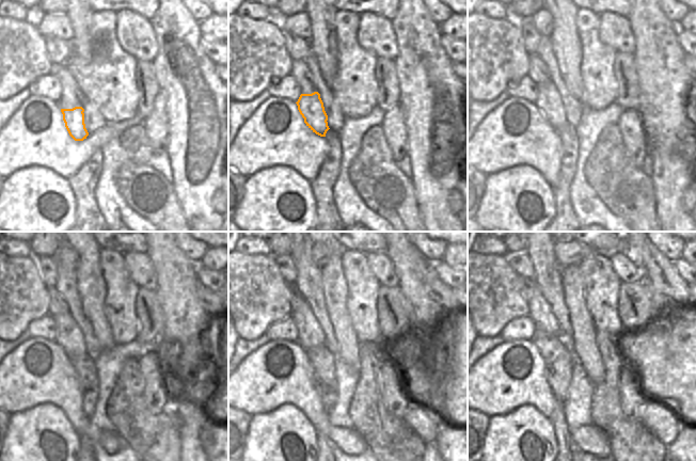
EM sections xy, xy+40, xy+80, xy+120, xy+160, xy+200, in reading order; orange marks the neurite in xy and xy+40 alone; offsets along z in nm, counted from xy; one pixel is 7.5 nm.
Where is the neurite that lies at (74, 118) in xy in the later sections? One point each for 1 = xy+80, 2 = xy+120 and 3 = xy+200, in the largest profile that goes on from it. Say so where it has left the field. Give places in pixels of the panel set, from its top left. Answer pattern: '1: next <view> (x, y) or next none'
1: next xy+80 (549, 100)
2: next xy+120 (70, 337)
3: next xy+200 (539, 311)

